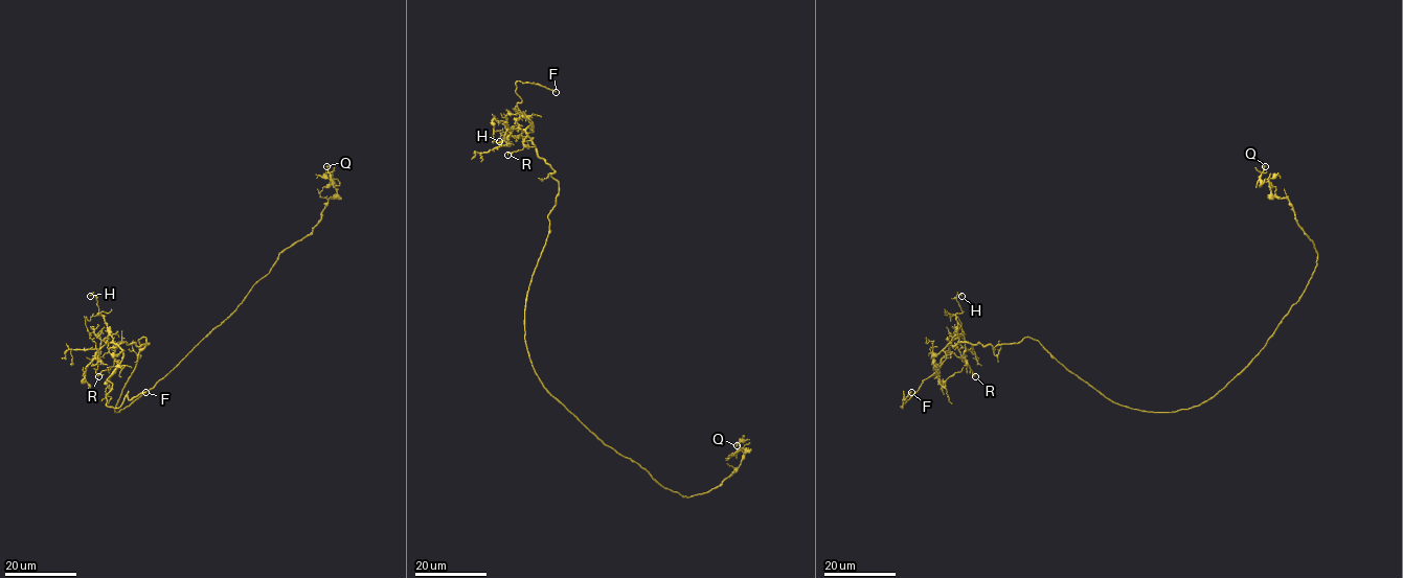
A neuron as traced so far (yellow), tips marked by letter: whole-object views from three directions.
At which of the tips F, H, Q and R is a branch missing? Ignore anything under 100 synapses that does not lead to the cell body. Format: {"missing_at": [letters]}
{"missing_at": ["F"]}

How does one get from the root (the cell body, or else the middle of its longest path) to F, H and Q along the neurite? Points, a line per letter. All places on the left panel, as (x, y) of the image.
F: (117, 412), (138, 340), (149, 344), (119, 343), (122, 359), (107, 379), (106, 405), (117, 408), (145, 392)
H: (117, 412), (140, 354), (138, 340), (145, 338), (149, 344), (116, 345), (98, 313), (96, 297), (90, 296)
Q: (117, 412), (167, 375), (235, 309), (281, 252), (312, 232), (327, 200), (337, 193), (326, 166)

